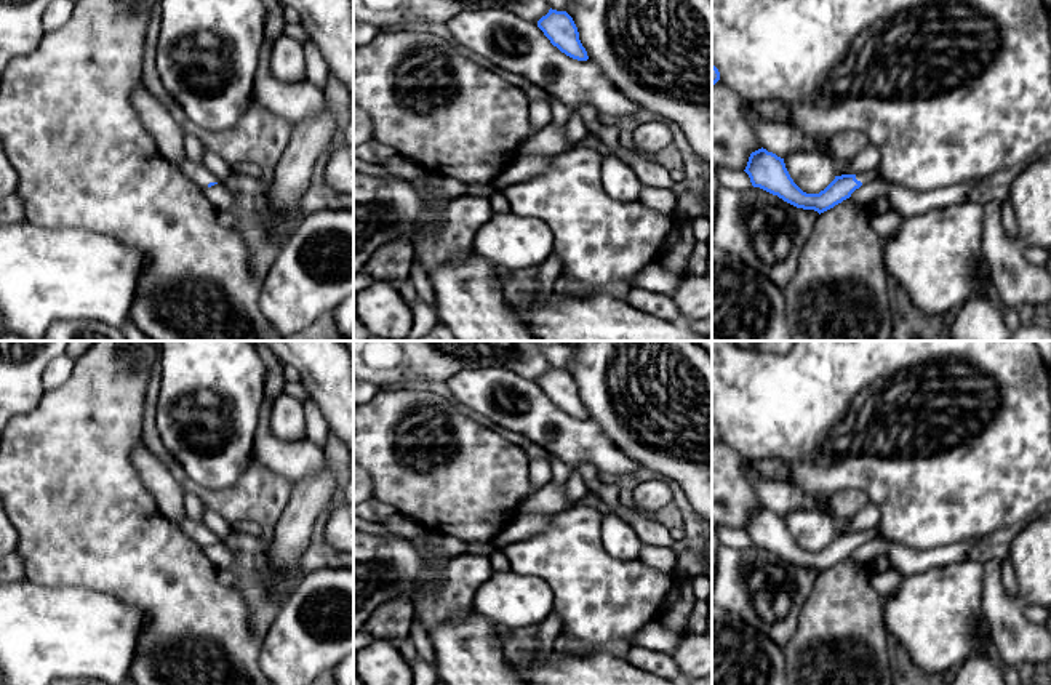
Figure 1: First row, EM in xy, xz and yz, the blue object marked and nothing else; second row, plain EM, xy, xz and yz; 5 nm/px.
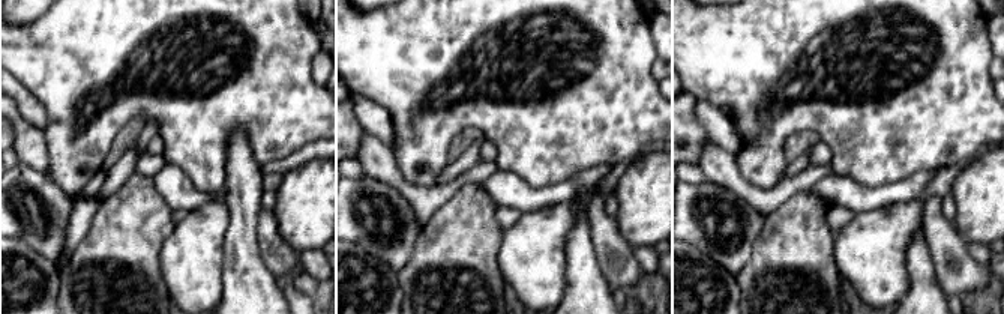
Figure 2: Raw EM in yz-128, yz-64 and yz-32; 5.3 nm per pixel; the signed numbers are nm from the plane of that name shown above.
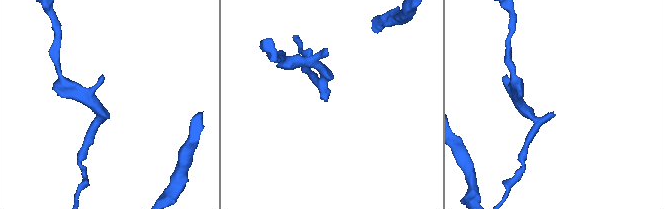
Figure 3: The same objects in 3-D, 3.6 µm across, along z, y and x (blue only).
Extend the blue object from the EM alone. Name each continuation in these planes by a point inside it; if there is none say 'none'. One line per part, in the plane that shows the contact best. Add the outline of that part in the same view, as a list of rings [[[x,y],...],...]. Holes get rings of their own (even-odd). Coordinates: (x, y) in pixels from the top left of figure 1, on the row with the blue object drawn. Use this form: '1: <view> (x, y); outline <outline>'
1: xy (199, 173); outline [[[187,155],[179,165],[176,165],[176,168],[203,190],[210,182],[219,182],[219,179],[203,163],[195,163]]]

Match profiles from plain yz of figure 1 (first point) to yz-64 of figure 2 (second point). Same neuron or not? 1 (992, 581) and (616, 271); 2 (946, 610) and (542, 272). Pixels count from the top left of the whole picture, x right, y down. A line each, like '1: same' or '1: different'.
1: same
2: same

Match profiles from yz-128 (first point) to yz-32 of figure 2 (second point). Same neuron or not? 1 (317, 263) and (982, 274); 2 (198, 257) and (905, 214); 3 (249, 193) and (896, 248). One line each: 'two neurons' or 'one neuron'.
1: two neurons
2: one neuron
3: two neurons

